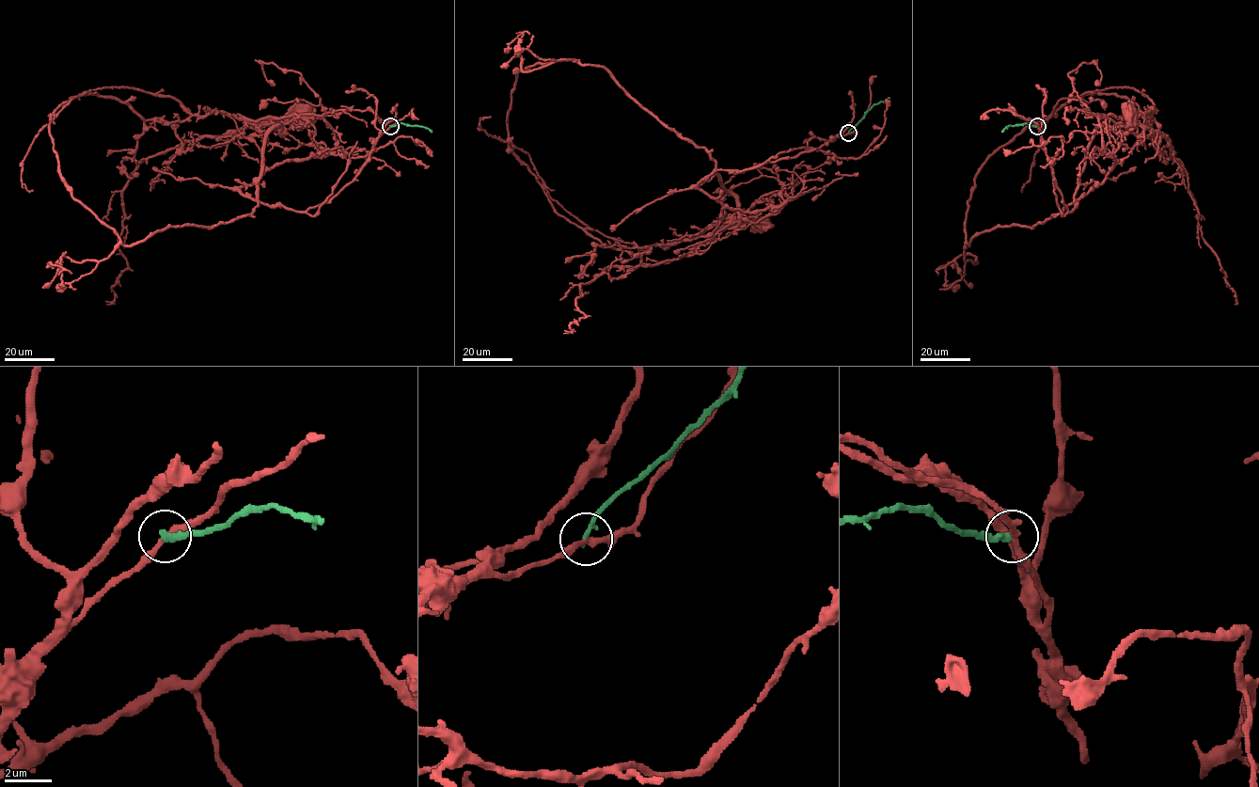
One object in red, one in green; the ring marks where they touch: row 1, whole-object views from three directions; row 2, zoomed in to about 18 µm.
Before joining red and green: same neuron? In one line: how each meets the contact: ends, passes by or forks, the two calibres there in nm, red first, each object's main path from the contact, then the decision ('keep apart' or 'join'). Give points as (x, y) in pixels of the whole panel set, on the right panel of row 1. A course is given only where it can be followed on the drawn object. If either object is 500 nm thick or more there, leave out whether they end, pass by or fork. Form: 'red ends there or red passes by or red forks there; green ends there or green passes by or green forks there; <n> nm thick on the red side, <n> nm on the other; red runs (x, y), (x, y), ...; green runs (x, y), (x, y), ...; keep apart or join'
red passes by; green ends there; 240 nm thick on the red side, 260 nm on the other; red runs (1038, 126), (1057, 187), (1070, 212), (1076, 206), (1074, 193), (1093, 133), (1103, 126), (1127, 120), (1126, 114); green runs (1038, 126), (1010, 125), (1002, 132); keep apart

